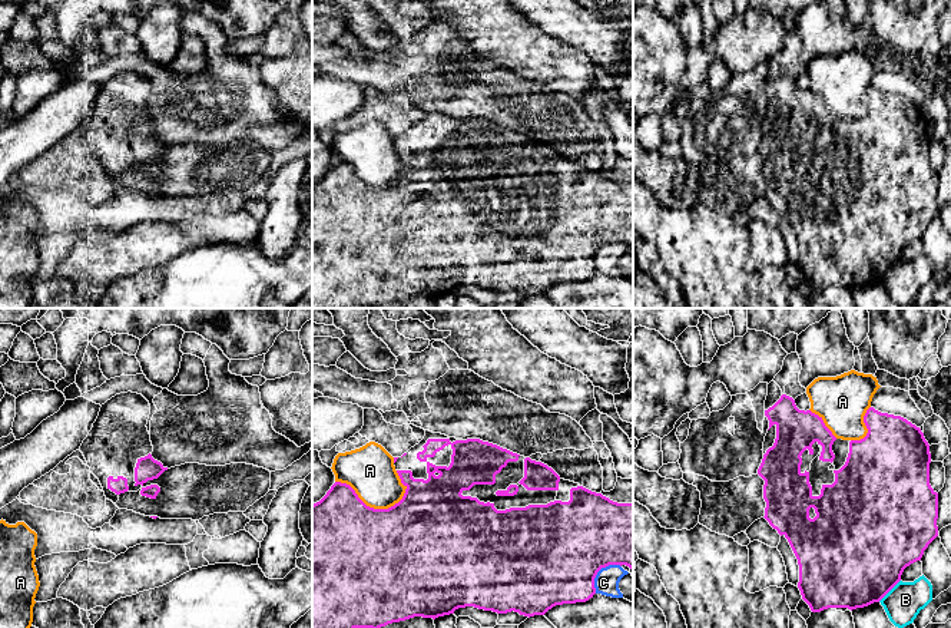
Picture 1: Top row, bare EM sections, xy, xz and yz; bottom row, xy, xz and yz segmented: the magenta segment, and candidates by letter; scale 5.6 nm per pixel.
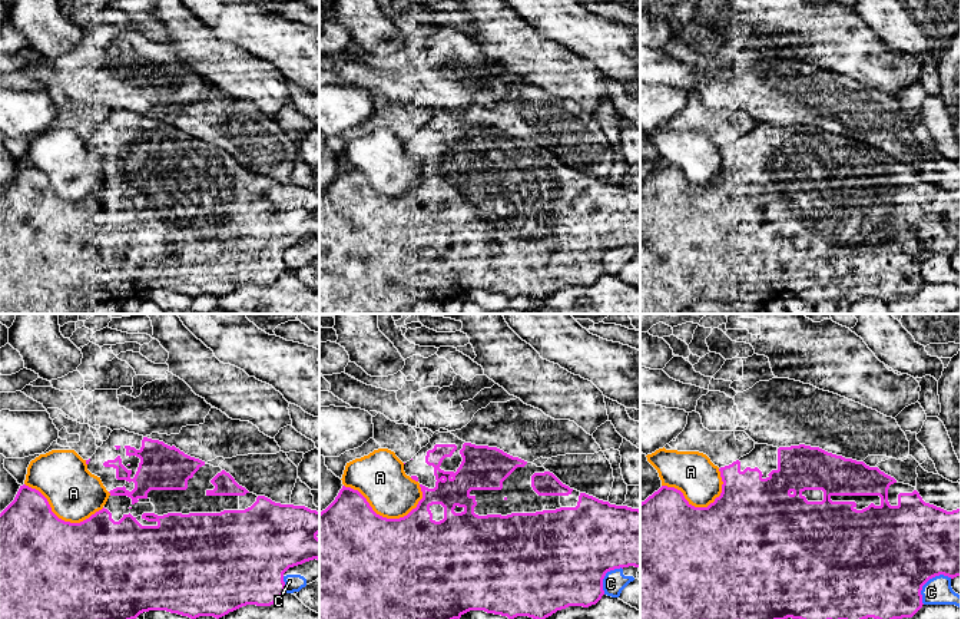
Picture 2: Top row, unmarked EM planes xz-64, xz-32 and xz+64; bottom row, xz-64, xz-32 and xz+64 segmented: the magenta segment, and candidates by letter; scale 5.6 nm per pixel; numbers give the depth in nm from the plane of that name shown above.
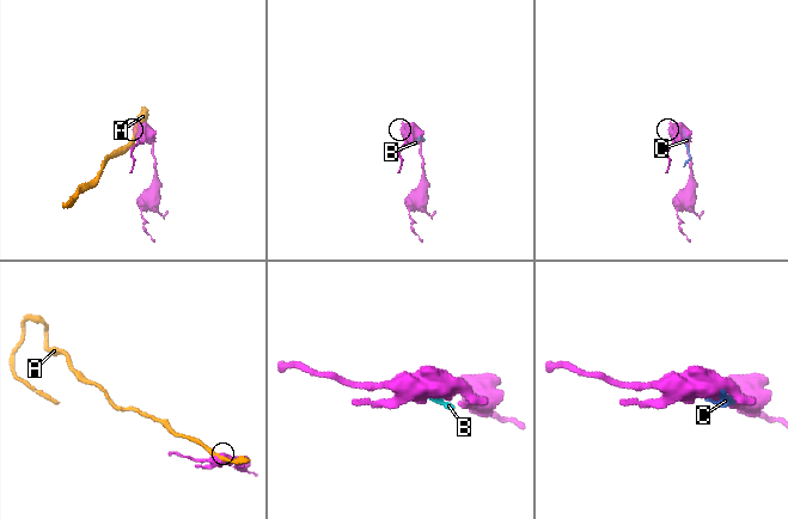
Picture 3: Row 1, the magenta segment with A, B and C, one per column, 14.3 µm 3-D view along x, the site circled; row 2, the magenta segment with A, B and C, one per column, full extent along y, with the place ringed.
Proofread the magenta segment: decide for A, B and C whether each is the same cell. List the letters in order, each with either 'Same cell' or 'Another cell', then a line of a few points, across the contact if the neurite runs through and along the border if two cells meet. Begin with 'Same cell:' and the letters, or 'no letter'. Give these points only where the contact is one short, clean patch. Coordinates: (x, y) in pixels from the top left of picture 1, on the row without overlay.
Same cell: no letter
A: Another cell
B: Another cell. Line: yz (900, 258), (878, 280)
C: Another cell

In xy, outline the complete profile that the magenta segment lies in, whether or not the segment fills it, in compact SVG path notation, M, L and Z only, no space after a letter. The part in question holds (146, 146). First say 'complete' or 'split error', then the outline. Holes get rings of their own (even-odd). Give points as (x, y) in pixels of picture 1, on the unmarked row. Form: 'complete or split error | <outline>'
split error | M120 72L102 83L92 109L80 125L90 151L99 158L106 178L137 171L168 146L152 136L148 110L149 80L137 72Z

